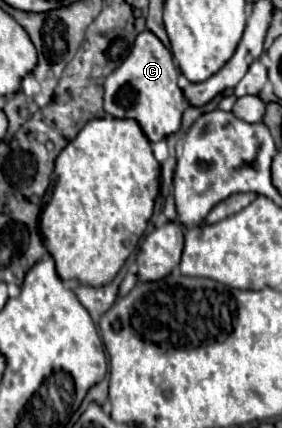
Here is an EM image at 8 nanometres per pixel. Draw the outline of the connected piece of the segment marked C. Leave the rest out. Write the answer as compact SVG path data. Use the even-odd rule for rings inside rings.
M146 29L136 37L130 55L104 81L104 111L112 117L136 119L152 143L180 129L184 93L178 87L178 69L170 49L152 31Z

